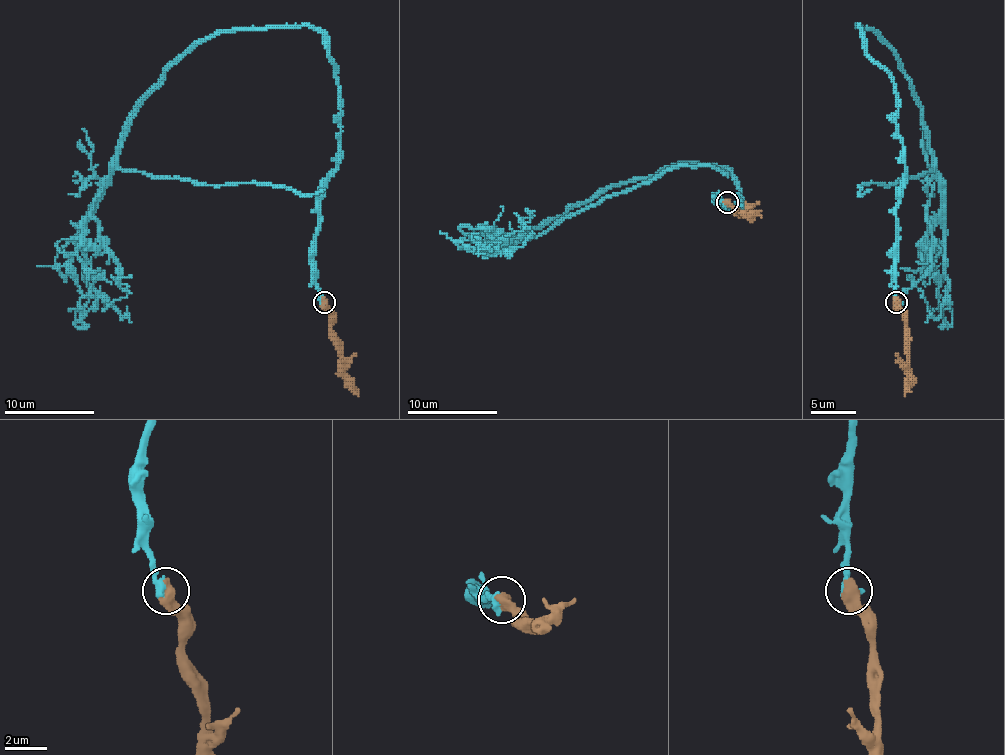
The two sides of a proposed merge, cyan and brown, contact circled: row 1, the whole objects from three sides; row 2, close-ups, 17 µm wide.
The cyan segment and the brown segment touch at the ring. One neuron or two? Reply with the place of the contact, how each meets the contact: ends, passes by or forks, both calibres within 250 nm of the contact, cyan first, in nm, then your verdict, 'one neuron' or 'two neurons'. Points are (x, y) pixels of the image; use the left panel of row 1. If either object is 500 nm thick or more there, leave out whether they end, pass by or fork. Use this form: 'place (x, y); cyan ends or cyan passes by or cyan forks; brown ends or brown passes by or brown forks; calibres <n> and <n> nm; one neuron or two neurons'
place (324, 302); calibres 460 and 650 nm; one neuron

